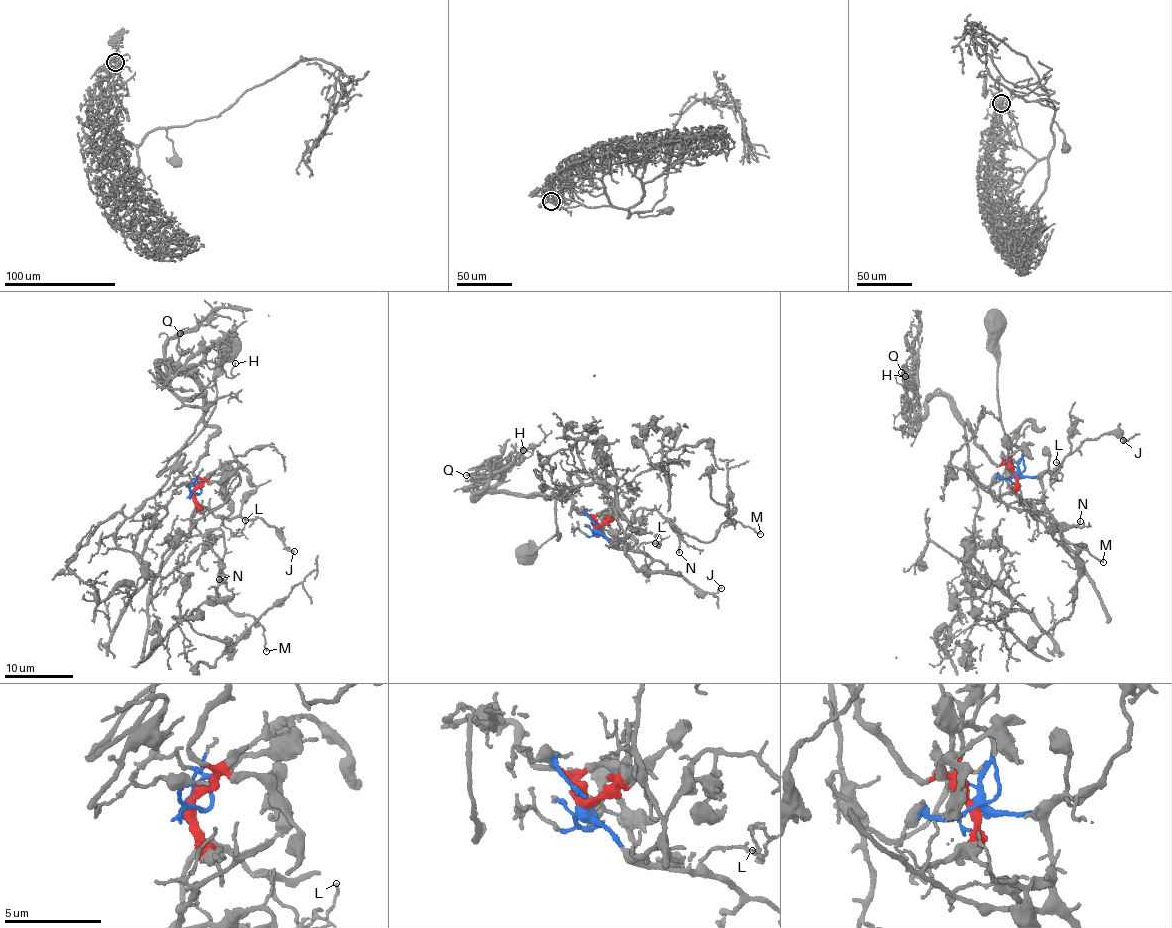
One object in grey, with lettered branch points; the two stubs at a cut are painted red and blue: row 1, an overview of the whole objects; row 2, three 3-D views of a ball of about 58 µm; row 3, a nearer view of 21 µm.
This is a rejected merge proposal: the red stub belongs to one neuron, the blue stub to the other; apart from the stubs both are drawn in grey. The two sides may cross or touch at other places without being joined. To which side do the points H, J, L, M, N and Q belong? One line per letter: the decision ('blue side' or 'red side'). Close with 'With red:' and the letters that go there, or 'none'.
H: red side
J: blue side
L: blue side
M: blue side
N: blue side
Q: red side
With red: H, Q

